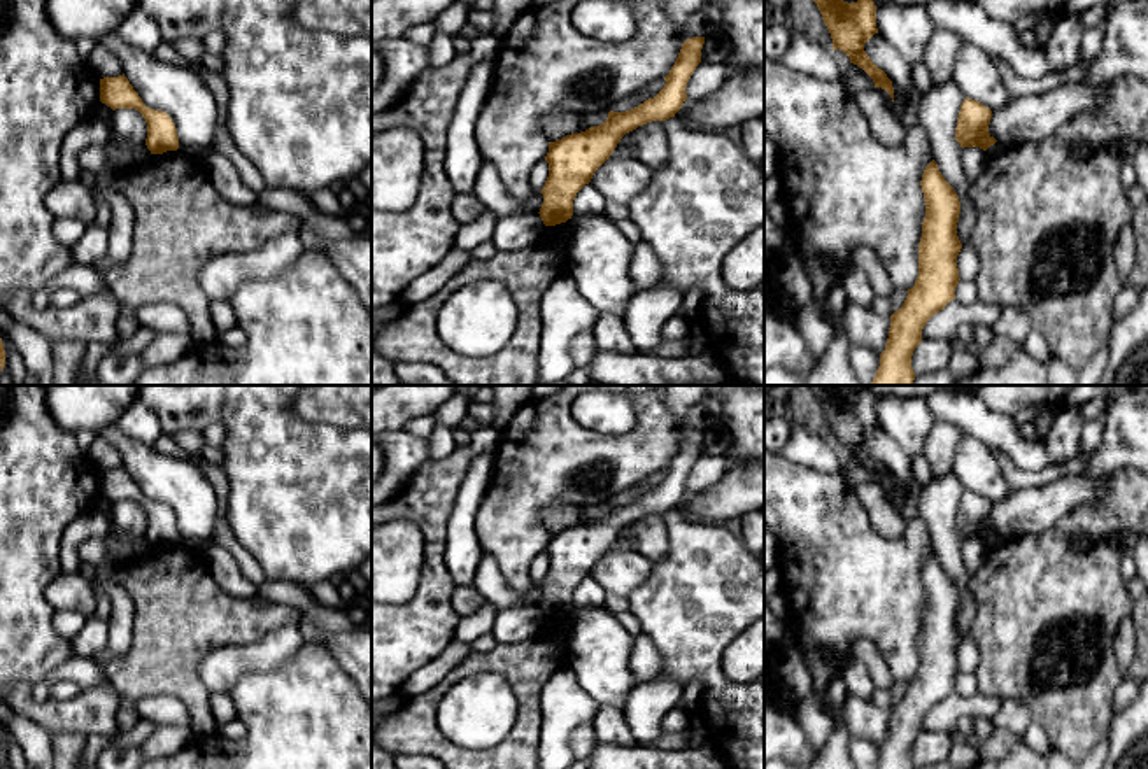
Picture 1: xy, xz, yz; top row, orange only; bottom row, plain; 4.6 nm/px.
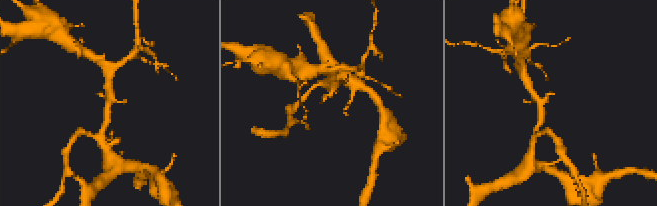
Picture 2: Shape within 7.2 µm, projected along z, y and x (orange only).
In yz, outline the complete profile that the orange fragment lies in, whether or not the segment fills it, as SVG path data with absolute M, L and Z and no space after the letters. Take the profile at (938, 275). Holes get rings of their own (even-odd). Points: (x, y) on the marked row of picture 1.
M932 159L922 173L925 217L918 243L918 277L899 310L890 315L885 350L871 385L913 385L913 350L927 321L955 300L959 284L957 236L960 201Z

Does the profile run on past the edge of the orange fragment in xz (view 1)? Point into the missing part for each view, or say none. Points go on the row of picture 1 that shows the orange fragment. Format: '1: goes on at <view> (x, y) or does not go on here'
1: does not go on here

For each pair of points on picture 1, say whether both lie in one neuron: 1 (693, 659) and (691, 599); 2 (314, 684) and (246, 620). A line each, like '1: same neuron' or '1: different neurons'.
1: same neuron
2: different neurons

